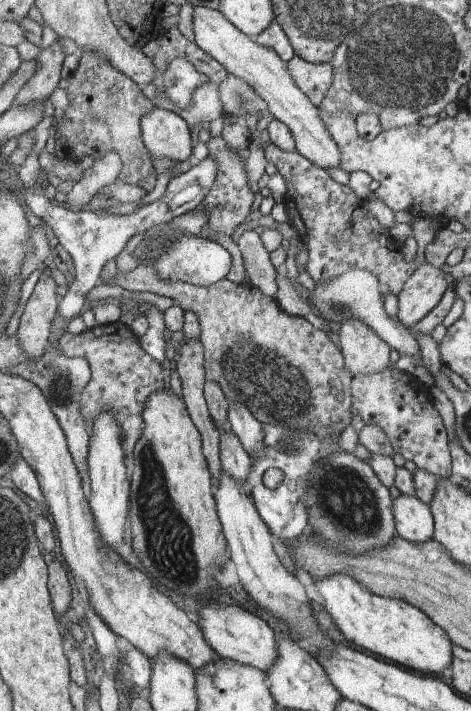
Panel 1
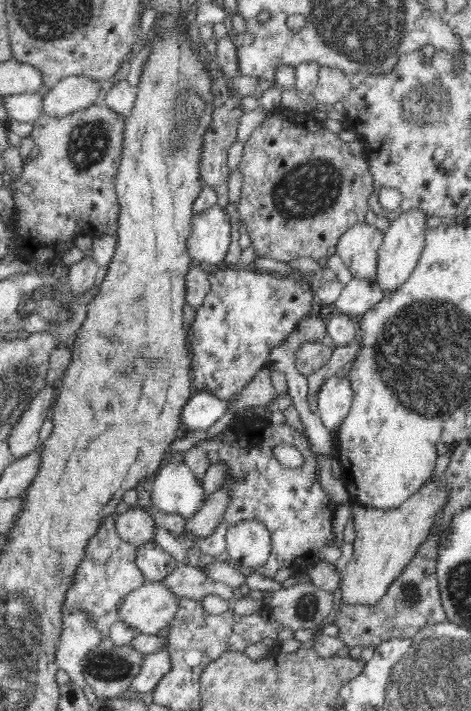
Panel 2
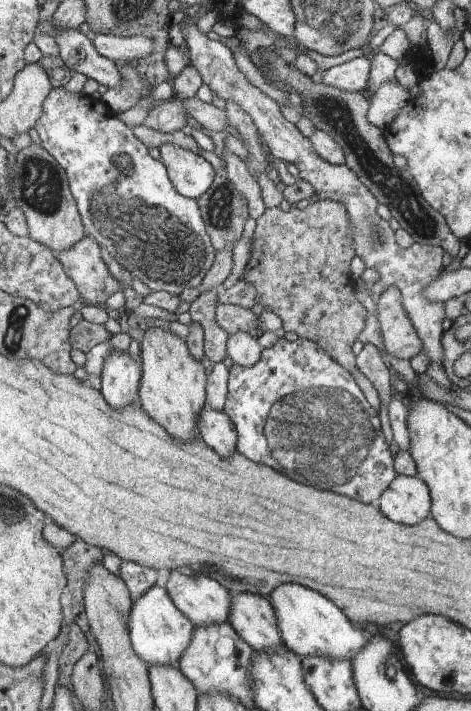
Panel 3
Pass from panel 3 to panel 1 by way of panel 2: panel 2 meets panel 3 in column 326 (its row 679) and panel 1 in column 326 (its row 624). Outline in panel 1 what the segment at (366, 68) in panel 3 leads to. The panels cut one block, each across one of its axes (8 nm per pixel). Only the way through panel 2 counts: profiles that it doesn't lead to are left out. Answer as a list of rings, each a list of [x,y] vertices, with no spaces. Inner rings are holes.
[[[296,54],[286,64],[297,87],[316,106],[320,106],[333,84],[333,65],[310,63]]]

